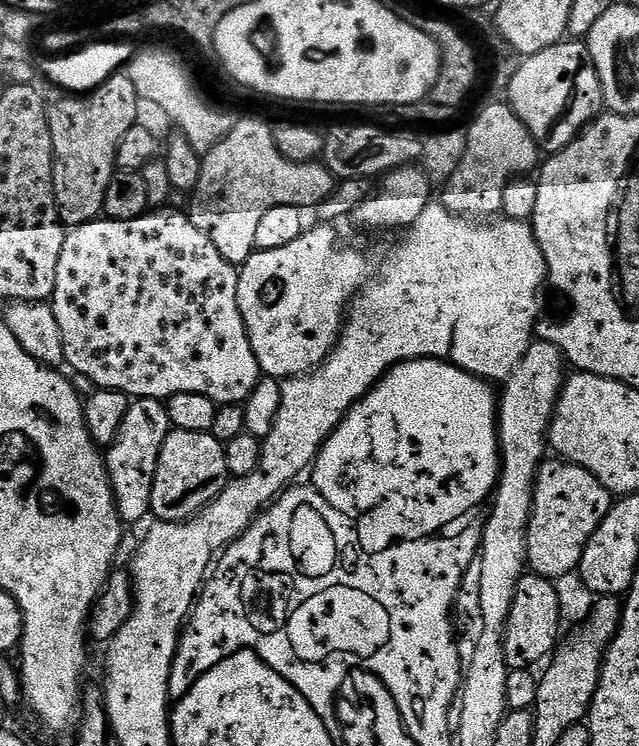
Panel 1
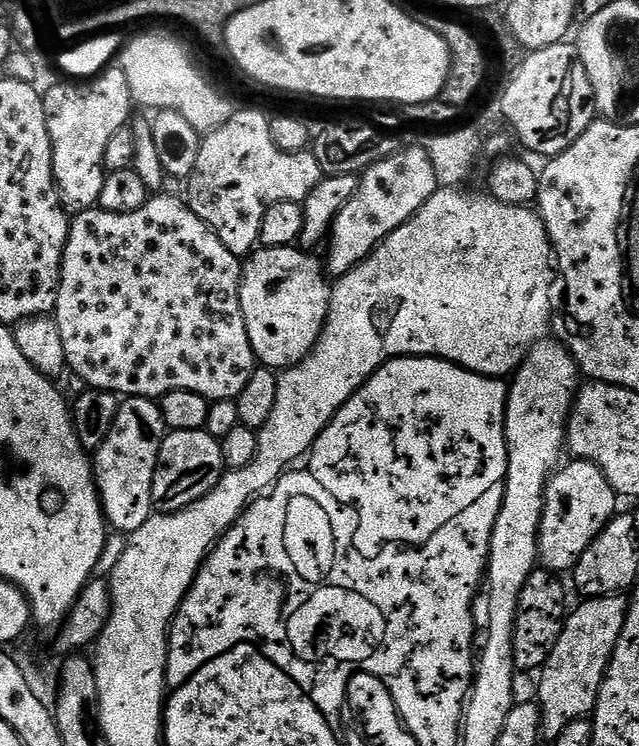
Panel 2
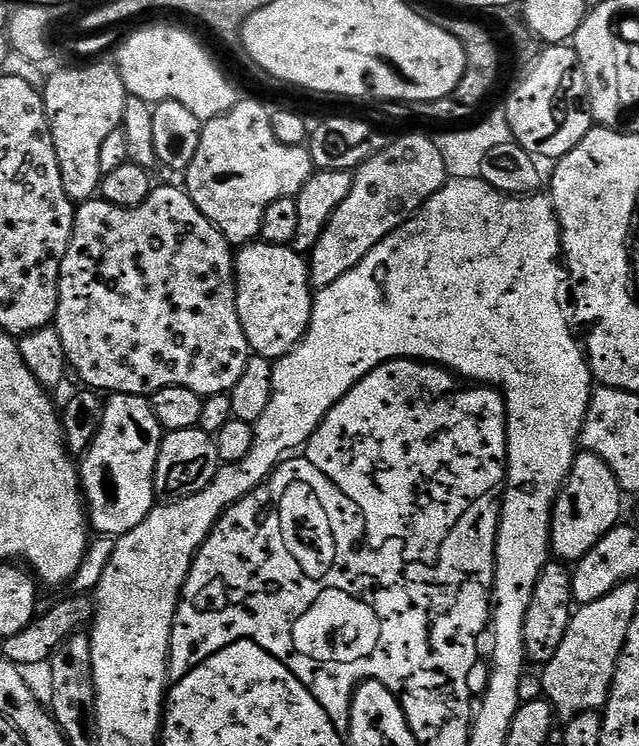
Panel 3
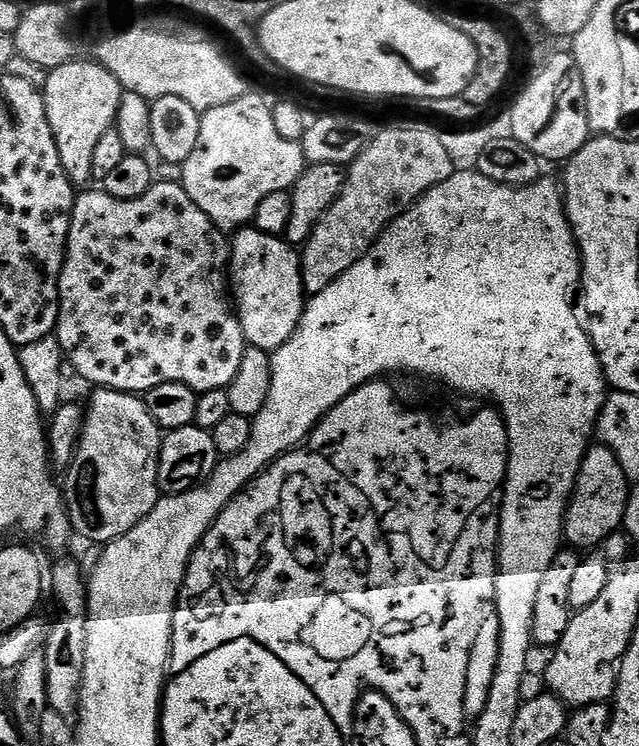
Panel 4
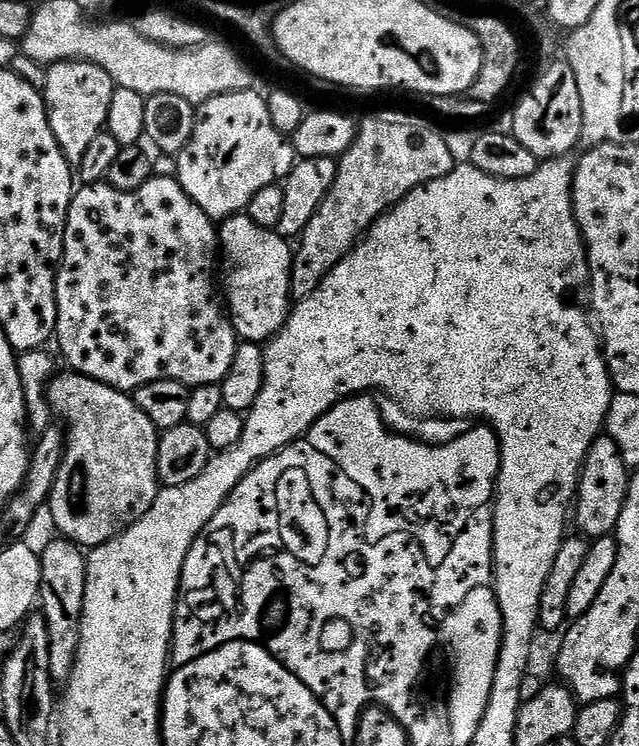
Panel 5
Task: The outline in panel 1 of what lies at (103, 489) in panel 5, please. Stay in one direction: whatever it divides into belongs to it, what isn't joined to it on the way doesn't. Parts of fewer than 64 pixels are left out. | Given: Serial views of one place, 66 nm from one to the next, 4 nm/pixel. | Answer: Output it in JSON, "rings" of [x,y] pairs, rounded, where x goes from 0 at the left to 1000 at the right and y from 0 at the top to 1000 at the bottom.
{"rings":[[[213,534],[202,540],[191,576],[185,576],[182,590],[166,606],[175,661],[182,665],[182,681],[188,685],[188,696],[196,704],[213,702],[225,690],[230,693],[236,688],[238,653],[247,625],[247,609],[264,578],[263,548],[252,538]]]}

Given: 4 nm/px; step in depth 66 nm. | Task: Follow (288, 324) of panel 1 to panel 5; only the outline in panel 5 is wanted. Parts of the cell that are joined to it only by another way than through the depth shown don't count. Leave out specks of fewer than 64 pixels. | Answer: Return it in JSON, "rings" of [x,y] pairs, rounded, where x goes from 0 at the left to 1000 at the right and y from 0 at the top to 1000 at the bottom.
{"rings":[[[377,287],[357,291],[343,302],[341,332],[347,339],[347,370],[351,365],[347,391],[369,449],[377,457],[412,462],[444,438],[460,408],[459,328],[430,308],[404,303],[387,287]]]}

